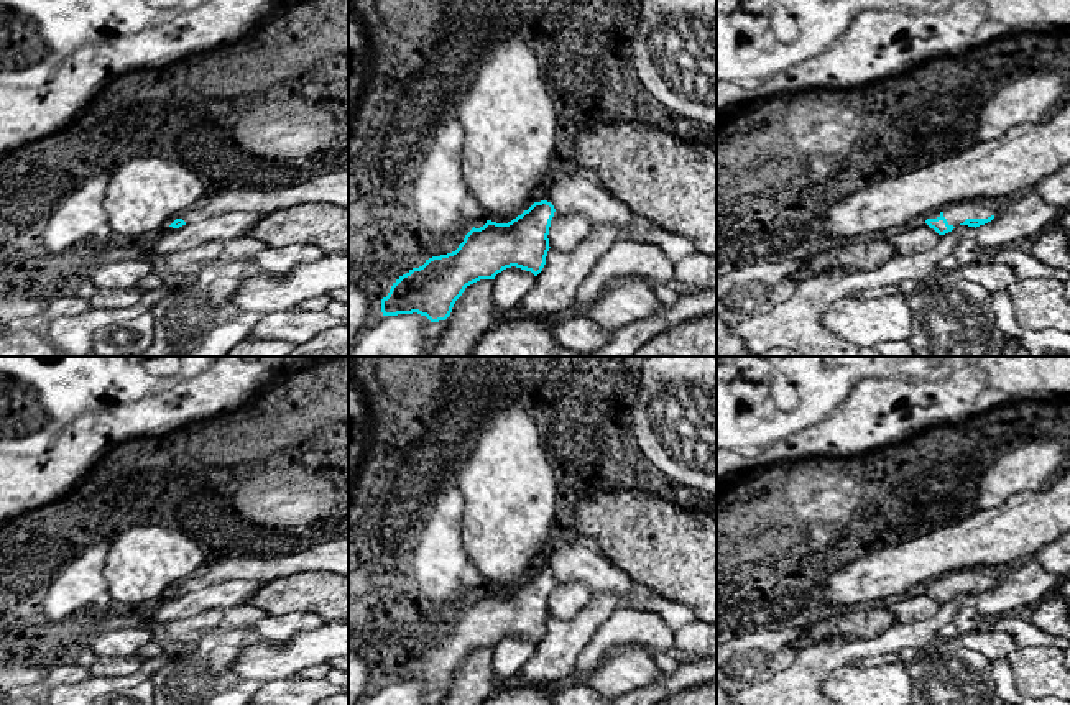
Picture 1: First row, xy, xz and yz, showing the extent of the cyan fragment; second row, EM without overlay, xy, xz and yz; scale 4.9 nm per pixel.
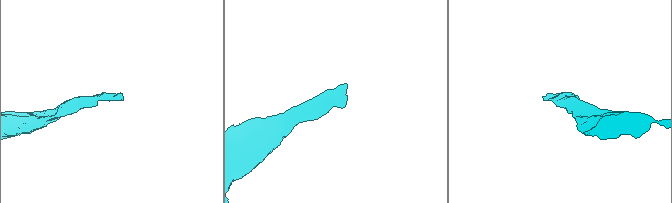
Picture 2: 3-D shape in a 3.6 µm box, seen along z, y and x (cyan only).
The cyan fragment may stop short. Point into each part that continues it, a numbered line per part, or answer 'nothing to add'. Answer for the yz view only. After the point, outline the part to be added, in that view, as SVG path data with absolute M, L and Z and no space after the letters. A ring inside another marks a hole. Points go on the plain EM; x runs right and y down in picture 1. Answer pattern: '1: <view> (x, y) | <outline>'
1: yz (955, 582) | M965 569L965 570L952 572L952 574L945 575L943 578L935 578L935 580L929 582L924 588L937 587L937 585L943 583L947 587L948 593L957 595L957 593L963 592L966 587L988 587L996 582L998 582L998 578L991 572L986 572L981 569Z

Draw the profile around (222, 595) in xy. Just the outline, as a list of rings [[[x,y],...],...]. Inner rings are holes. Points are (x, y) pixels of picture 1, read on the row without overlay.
[[[228,580],[212,587],[186,592],[179,597],[168,595],[164,600],[145,610],[146,618],[159,626],[166,626],[176,618],[192,616],[207,608],[225,611],[235,605],[248,601],[261,587],[256,580]]]

